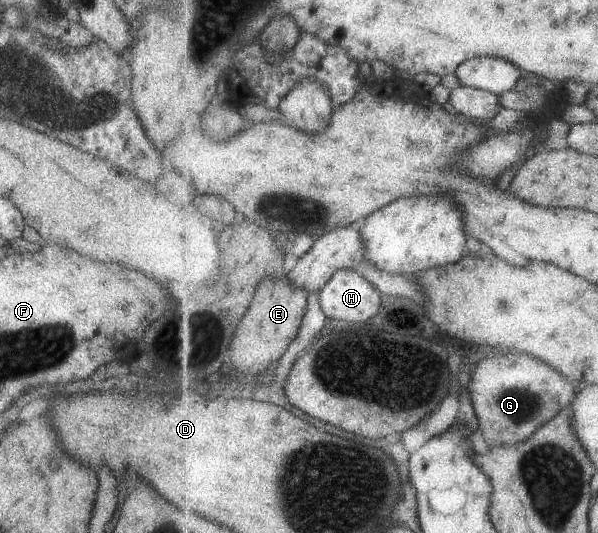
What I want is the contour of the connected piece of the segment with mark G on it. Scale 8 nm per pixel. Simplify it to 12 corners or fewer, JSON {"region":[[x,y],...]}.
{"region":[[517,351],[466,384],[489,447],[523,444],[576,396]]}

